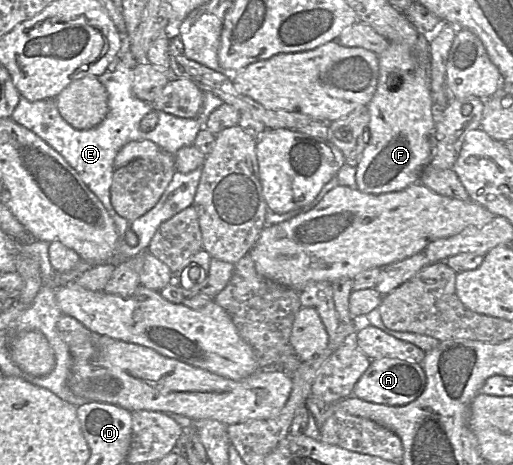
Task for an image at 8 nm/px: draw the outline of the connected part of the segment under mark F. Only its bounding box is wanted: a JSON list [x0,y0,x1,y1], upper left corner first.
[356,42,435,194]

